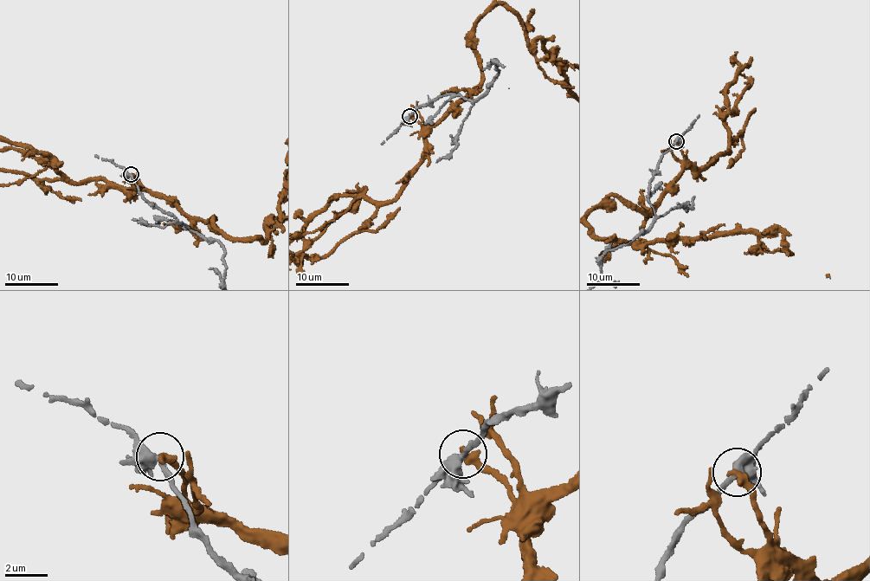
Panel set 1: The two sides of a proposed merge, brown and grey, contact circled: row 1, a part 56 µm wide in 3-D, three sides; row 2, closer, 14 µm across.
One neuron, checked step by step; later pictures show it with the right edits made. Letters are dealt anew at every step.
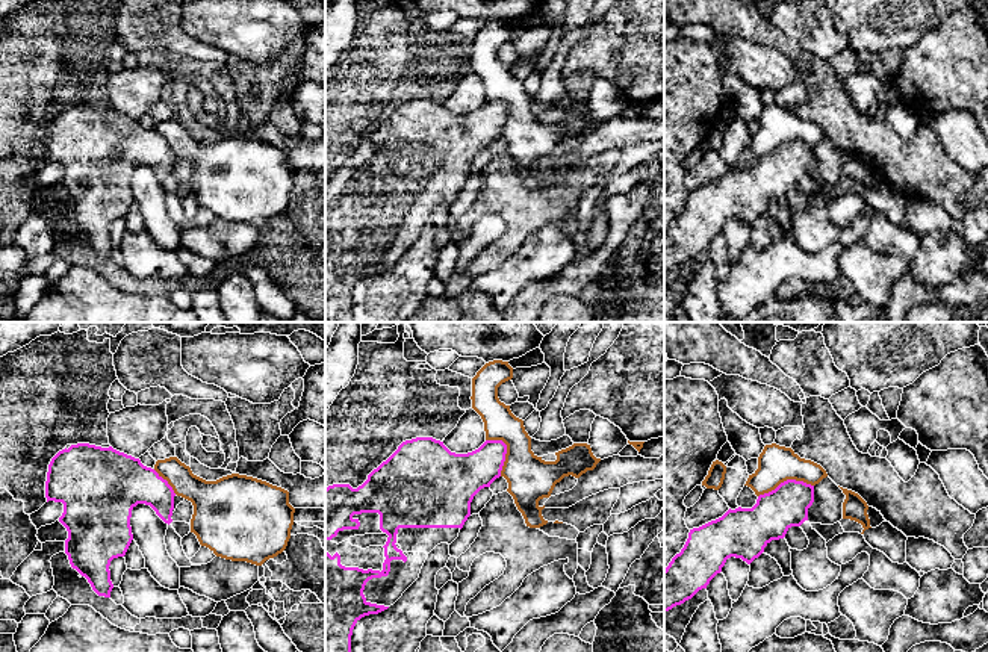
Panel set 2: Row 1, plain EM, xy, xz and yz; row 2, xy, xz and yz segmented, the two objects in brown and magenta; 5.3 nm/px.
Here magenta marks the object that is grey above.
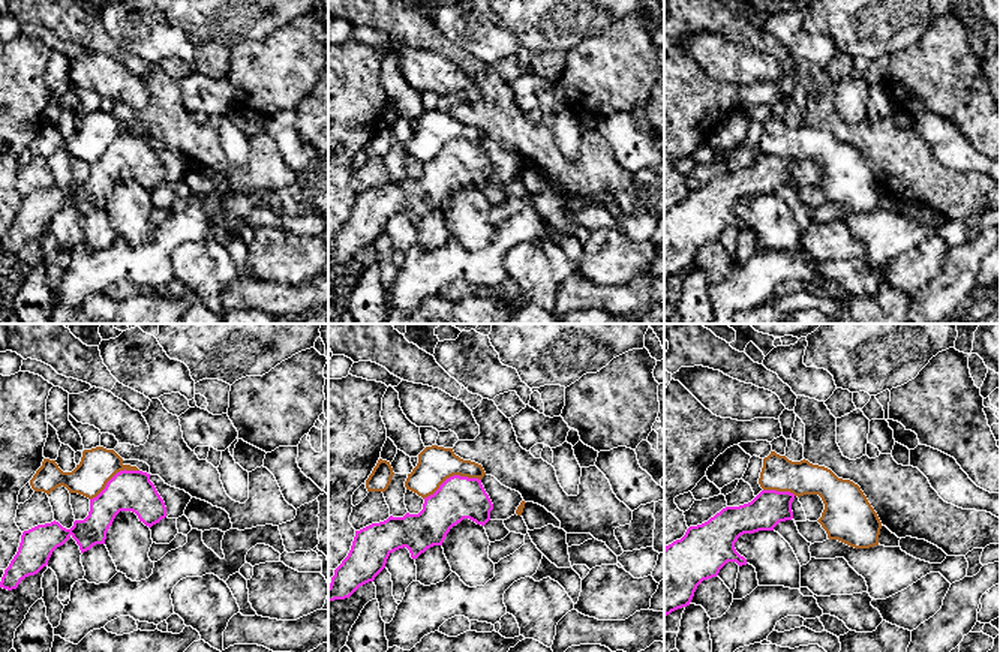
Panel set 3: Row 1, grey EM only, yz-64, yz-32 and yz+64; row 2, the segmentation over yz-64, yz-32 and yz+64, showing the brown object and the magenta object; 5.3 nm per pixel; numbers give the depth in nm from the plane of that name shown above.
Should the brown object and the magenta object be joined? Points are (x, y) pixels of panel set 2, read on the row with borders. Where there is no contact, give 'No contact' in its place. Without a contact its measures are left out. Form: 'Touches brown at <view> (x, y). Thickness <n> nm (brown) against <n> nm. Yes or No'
Touches brown at yz (786, 480). Thickness 190 nm (brown) against 220 nm. No

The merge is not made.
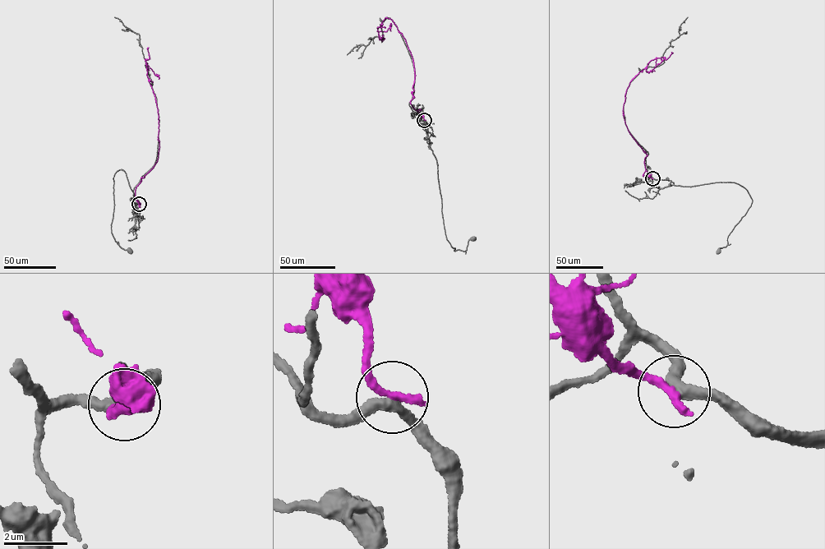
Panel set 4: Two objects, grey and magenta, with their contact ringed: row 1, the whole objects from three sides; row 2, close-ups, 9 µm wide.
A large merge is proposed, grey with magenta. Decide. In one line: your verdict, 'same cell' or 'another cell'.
another cell

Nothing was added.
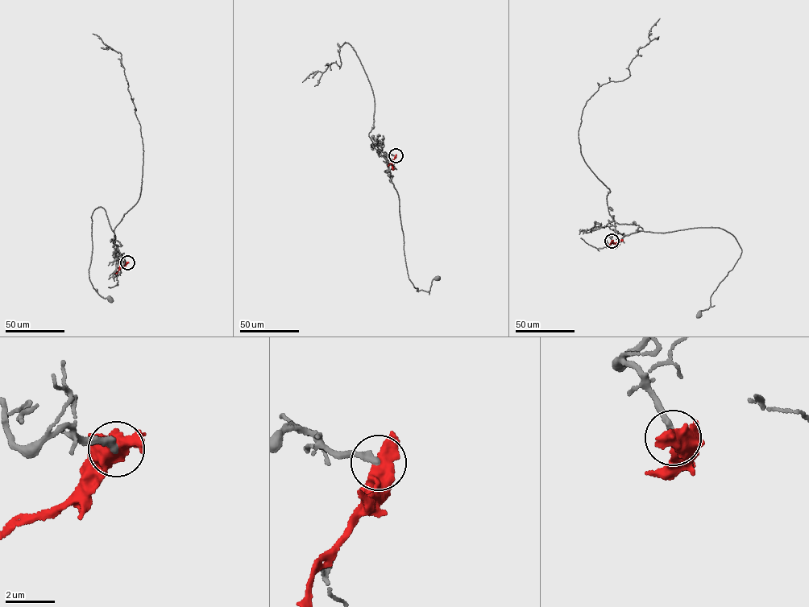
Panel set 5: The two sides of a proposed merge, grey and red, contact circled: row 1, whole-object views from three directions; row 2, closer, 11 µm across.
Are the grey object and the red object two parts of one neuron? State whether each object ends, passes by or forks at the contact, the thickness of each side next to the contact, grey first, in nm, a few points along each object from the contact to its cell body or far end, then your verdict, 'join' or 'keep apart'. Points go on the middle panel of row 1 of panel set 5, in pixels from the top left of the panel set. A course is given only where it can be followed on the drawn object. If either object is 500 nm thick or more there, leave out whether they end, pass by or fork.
280/650 nm | grey via (395, 155), (390, 154), (387, 164), (398, 195), (408, 278), (418, 291), (429, 290), (431, 282), (437, 278) | red via (395, 155), (392, 162), (393, 168) | keep apart

